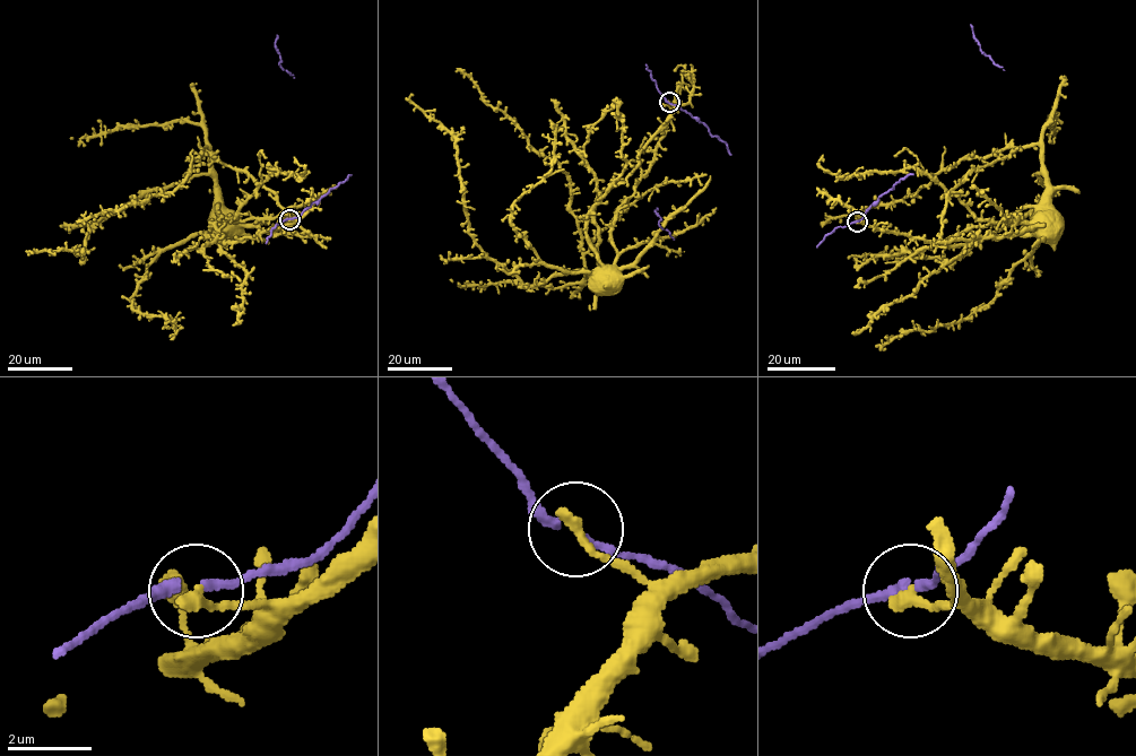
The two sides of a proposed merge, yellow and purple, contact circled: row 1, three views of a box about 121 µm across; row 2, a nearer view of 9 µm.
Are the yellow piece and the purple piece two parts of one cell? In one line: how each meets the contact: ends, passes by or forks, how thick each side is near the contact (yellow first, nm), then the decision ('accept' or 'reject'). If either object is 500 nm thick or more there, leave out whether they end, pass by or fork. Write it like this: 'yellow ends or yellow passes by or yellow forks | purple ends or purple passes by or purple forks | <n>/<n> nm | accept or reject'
yellow ends | purple passes by | 300/160 nm | reject

